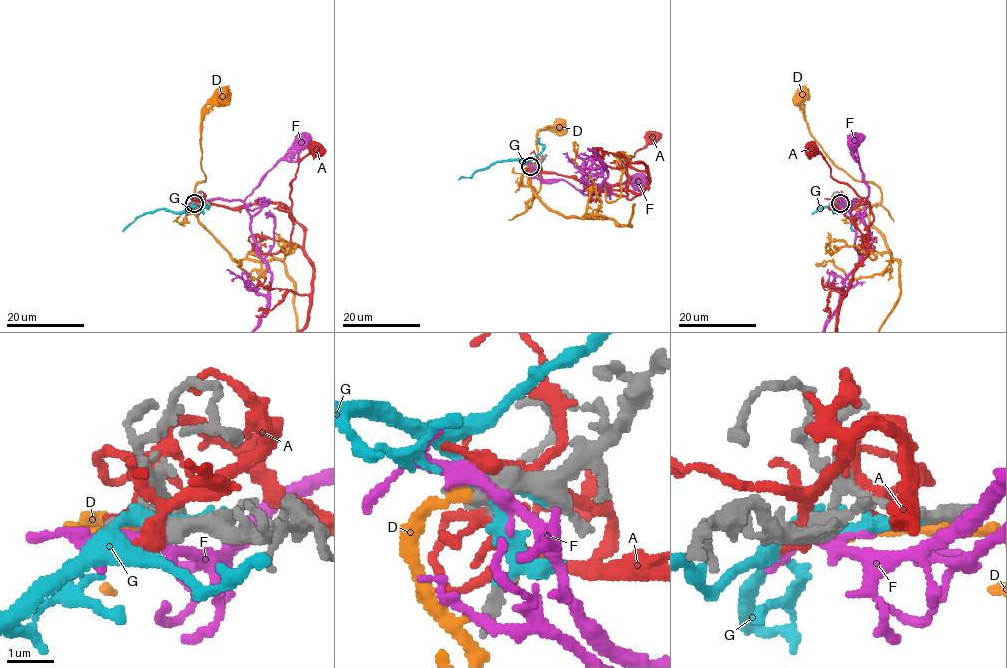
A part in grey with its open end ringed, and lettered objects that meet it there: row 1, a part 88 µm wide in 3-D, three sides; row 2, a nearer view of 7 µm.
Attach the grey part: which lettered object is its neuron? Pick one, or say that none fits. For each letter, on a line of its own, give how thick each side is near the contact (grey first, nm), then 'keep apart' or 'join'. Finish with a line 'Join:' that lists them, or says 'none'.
A: calibres 320 and 240 nm; keep apart
D: calibres 220 and 240 nm; join
F: calibres 360 and 280 nm; keep apart
G: calibres 340 and 280 nm; keep apart
Join: D

